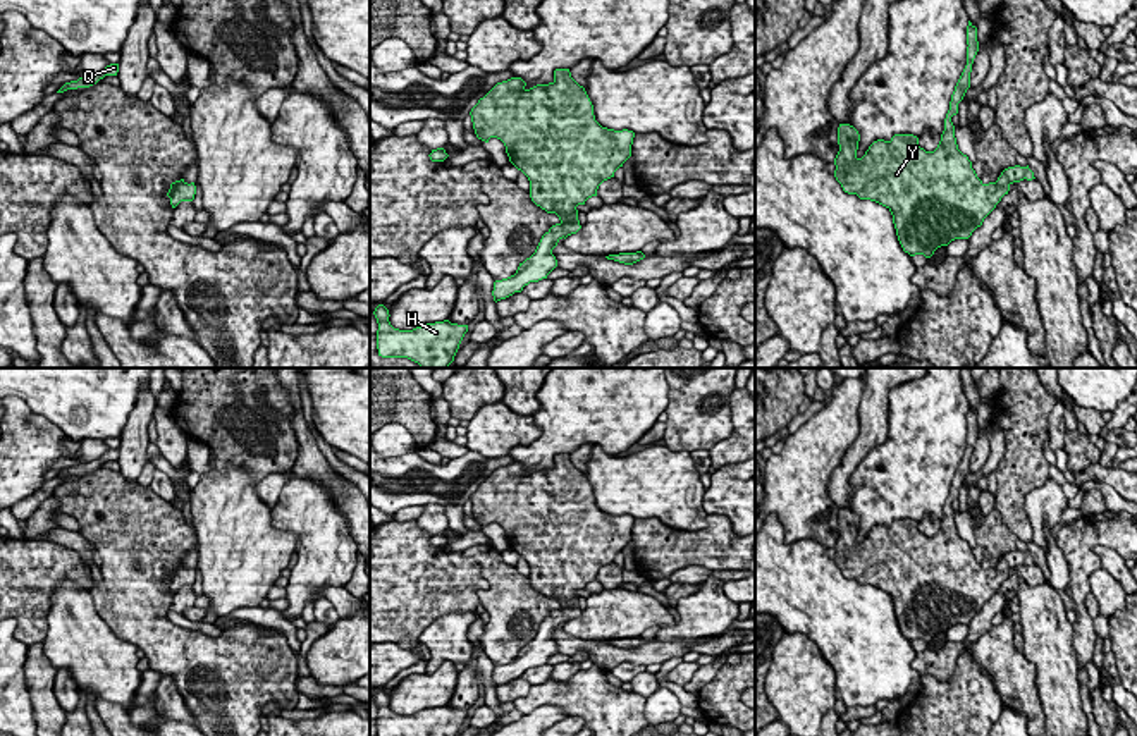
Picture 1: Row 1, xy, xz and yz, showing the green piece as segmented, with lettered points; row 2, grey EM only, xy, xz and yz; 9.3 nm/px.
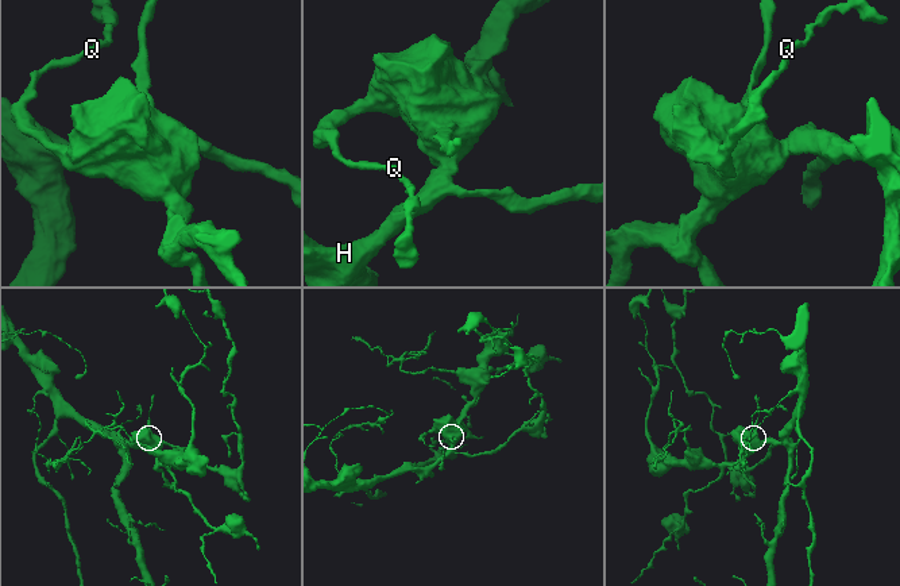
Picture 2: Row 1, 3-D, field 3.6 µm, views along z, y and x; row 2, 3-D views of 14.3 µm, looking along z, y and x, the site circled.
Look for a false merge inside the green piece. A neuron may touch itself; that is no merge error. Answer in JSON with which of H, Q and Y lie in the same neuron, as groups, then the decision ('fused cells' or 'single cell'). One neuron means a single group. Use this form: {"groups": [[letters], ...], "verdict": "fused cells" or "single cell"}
{"groups": [["H", "Q", "Y"]], "verdict": "single cell"}

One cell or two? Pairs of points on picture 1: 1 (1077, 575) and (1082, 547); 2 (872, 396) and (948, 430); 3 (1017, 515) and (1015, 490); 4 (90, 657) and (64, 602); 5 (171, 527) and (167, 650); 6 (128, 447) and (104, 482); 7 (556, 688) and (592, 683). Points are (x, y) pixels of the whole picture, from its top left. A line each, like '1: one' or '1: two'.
1: one
2: two
3: one
4: one
5: one
6: two
7: one

